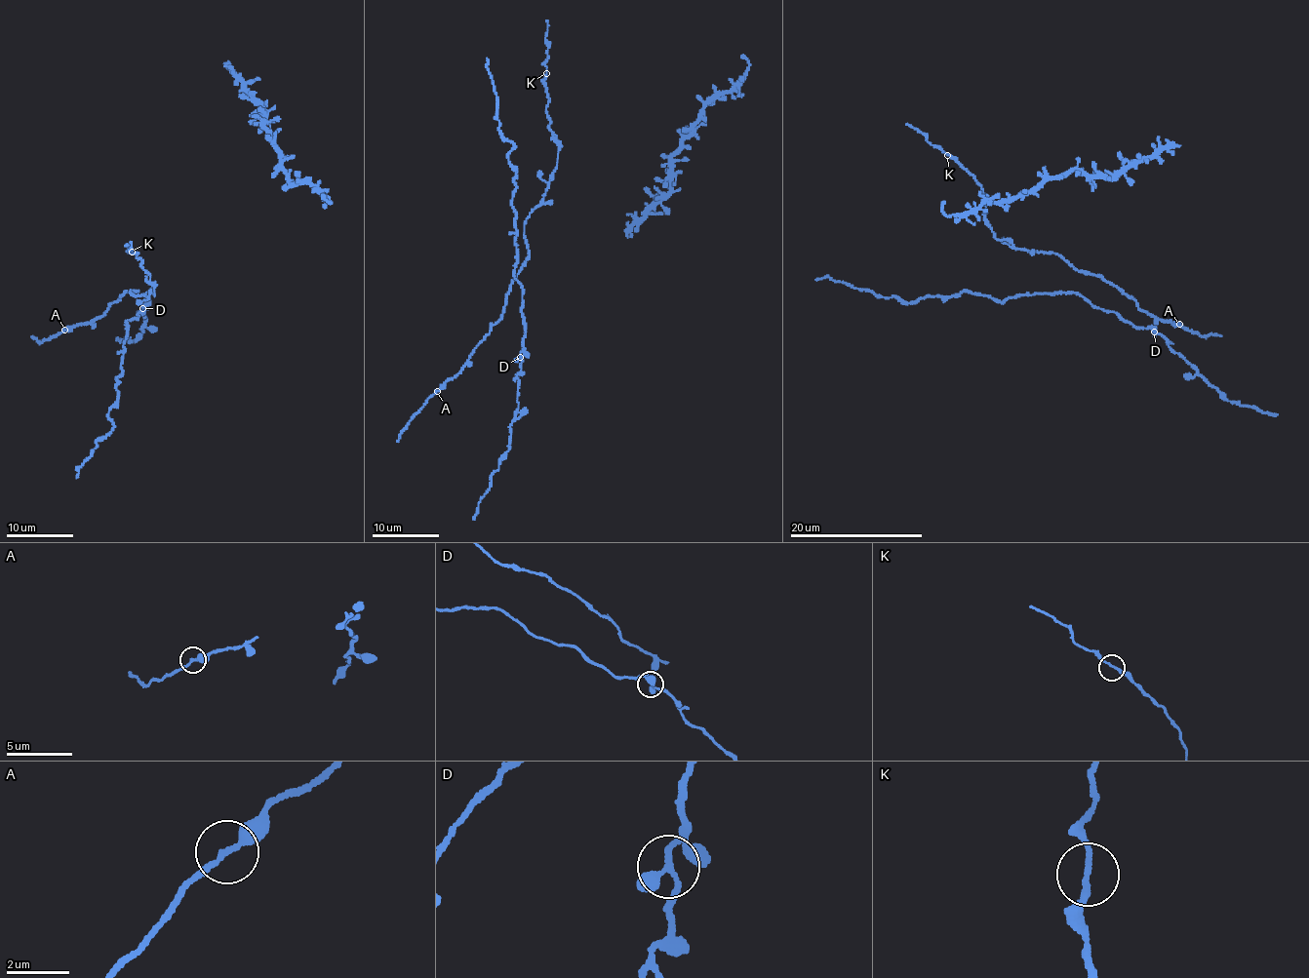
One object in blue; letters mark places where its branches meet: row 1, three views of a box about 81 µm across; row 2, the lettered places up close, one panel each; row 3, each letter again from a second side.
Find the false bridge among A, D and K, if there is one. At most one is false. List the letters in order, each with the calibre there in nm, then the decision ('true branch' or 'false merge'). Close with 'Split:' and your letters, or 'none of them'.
A: 240 nm | true branch
D: 180 nm | true branch
K: 170 nm | true branch
Split: none of them

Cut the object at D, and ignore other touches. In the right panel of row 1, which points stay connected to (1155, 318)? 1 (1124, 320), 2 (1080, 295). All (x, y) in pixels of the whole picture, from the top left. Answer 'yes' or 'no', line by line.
1: no
2: no

